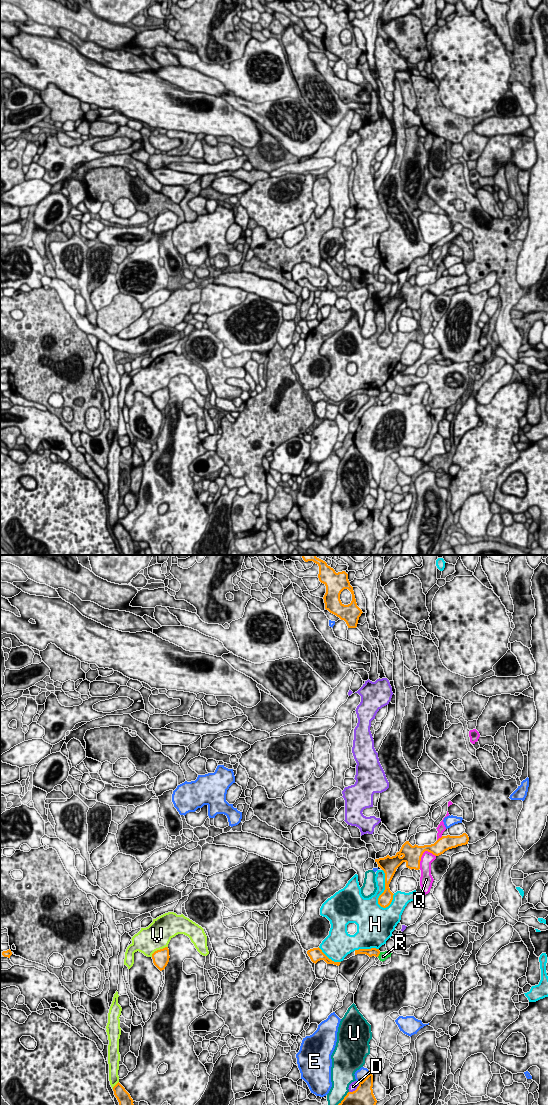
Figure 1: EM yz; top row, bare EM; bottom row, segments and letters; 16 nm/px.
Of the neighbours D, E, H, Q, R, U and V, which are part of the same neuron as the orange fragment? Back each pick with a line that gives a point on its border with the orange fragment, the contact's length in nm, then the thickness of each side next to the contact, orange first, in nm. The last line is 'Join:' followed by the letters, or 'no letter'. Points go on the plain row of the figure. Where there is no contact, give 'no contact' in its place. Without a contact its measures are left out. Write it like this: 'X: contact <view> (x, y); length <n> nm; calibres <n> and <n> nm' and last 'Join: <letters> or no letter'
Join: no letter

